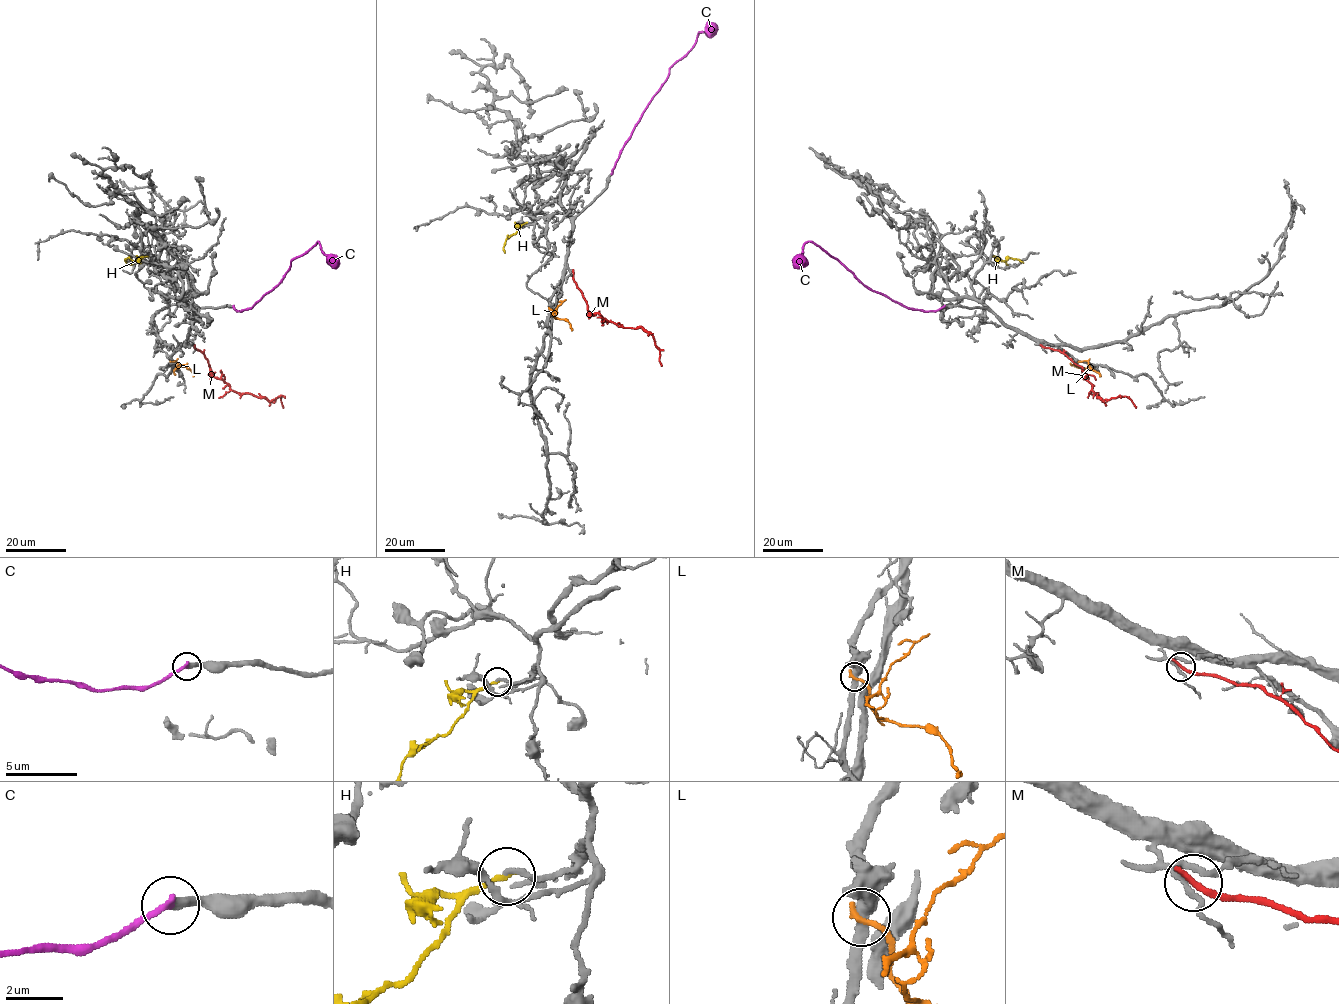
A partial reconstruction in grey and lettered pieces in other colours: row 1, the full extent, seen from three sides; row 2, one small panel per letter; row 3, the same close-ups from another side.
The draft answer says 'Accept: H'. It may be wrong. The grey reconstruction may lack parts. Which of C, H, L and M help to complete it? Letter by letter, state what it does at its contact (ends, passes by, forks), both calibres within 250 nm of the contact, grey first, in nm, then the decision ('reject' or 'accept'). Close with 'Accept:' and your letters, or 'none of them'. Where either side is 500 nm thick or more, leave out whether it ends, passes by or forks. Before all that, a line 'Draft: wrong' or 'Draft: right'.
Draft: right
C: it ends | 320/240 nm | reject
H: it ends | 190/190 nm | accept
L: it ends | 440/240 nm | reject
M: it ends | 160/280 nm | reject
Accept: H

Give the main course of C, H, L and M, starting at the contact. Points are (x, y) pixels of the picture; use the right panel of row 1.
C: (944, 306), (928, 311), (907, 308), (866, 287), (840, 262), (810, 241), (803, 247), (798, 265)
H: (993, 256), (1003, 261), (1011, 258), (1023, 263)
L: (1079, 361), (1086, 361), (1088, 366), (1078, 367), (1070, 363)
M: (1042, 346), (1059, 350), (1080, 366), (1083, 378), (1102, 401), (1126, 396), (1136, 408)

